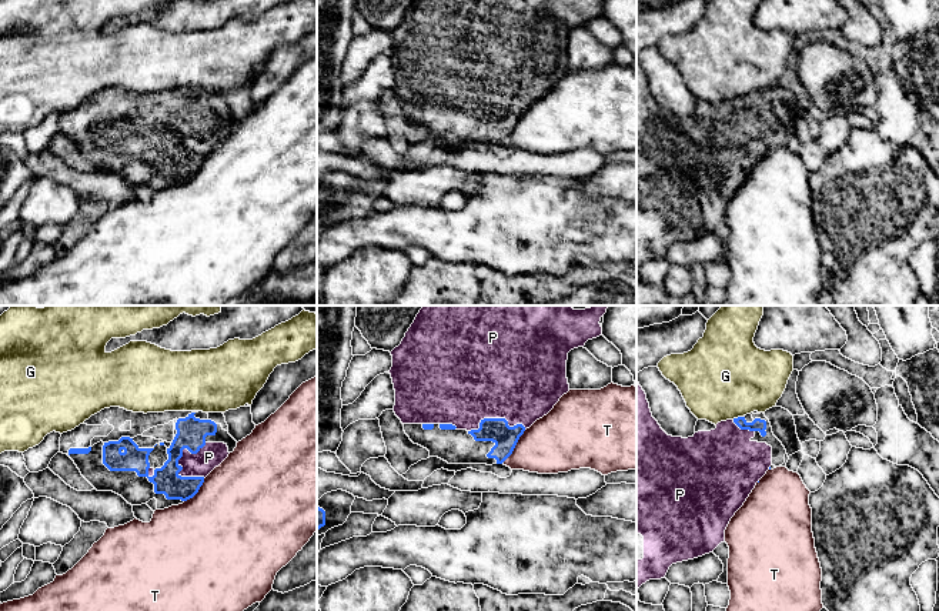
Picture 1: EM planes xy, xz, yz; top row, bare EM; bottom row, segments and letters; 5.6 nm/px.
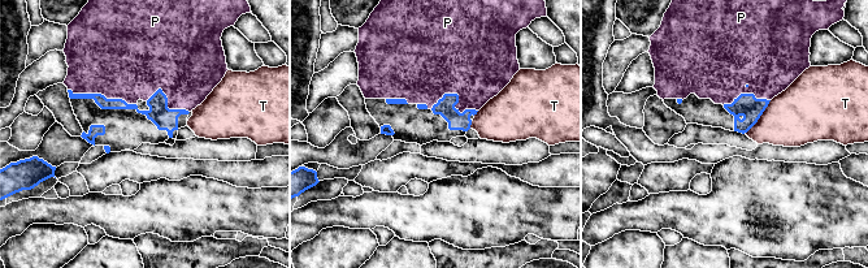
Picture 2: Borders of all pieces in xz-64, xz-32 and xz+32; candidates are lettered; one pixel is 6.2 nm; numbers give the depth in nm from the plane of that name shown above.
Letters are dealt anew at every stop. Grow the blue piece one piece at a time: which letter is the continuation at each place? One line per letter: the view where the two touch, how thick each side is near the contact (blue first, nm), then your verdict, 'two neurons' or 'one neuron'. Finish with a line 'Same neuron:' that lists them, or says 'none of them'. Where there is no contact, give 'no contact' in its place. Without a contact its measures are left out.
G: meets blue in yz; 70 nm thick on the blue side, 480 nm on the other; two neurons
P: meets blue in xy; 170 nm thick on the blue side, 140 nm on the other; one neuron
T: meets blue in xz; 140 nm thick on the blue side, 340 nm on the other; two neurons
Same neuron: P

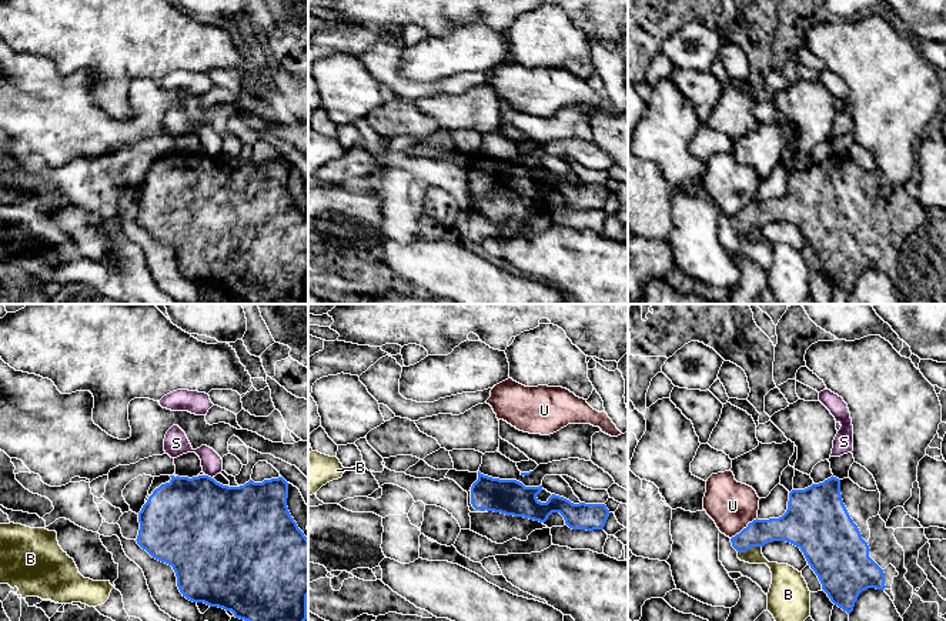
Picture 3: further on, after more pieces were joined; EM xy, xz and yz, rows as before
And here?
B: meets blue in yz; 150 nm thick on the blue side, 140 nm on the other; two neurons
S: meets blue in xy; 460 nm thick on the blue side, 140 nm on the other; two neurons
U: meets blue in yz; 150 nm thick on the blue side, 280 nm on the other; two neurons
Same neuron: none of them

